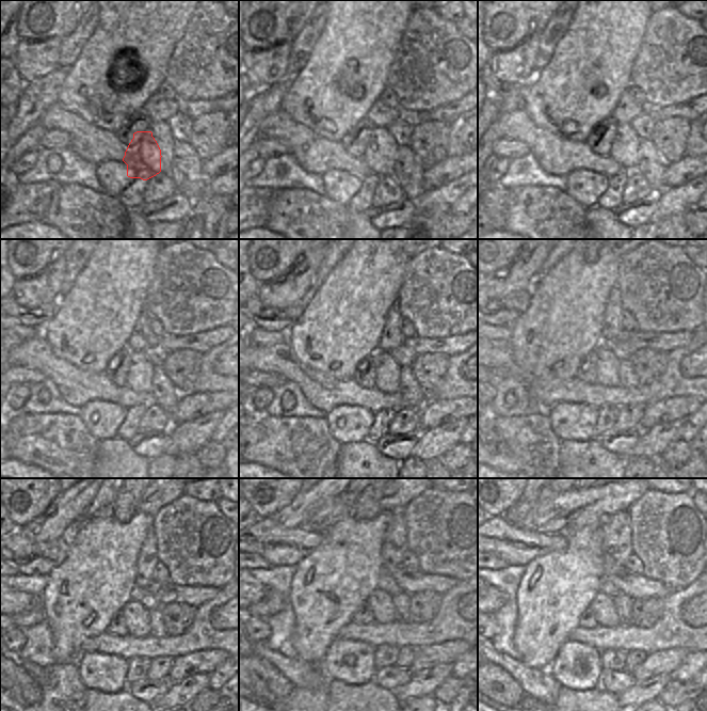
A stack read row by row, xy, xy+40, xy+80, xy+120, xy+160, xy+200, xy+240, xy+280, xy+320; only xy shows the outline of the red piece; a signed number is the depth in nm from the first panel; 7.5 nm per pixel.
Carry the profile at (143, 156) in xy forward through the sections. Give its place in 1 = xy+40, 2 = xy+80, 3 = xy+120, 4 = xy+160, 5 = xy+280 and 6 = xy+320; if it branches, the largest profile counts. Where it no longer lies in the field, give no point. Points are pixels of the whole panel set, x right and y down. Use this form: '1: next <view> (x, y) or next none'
1: next xy+40 (381, 155)
2: next xy+80 (625, 147)
3: next xy+120 (147, 380)
4: next xy+160 (387, 375)
5: next xy+280 (387, 615)
6: next xy+320 (620, 610)

